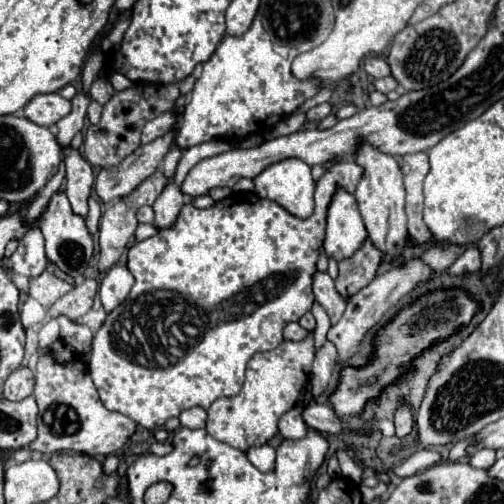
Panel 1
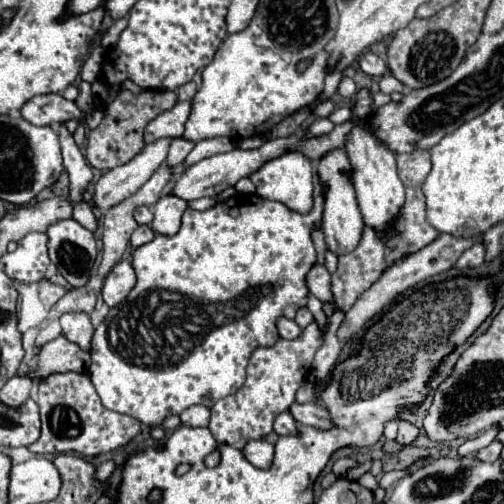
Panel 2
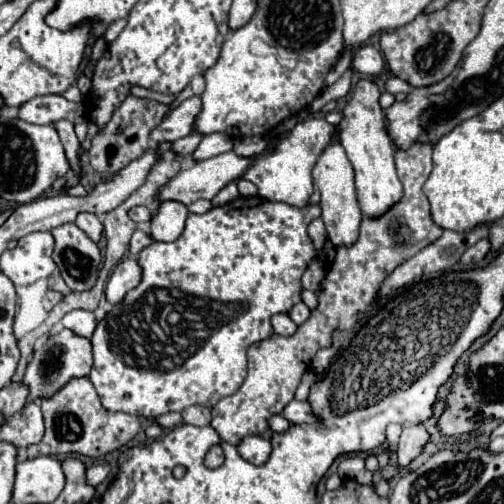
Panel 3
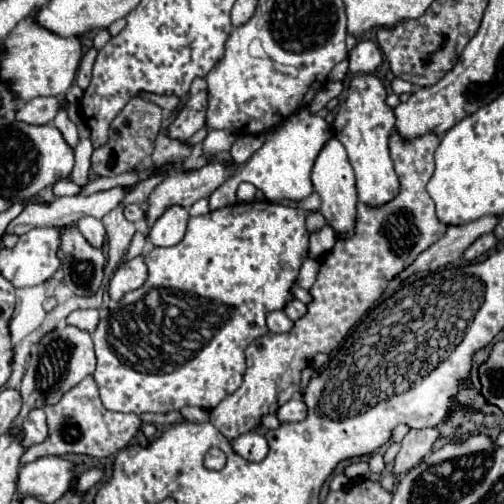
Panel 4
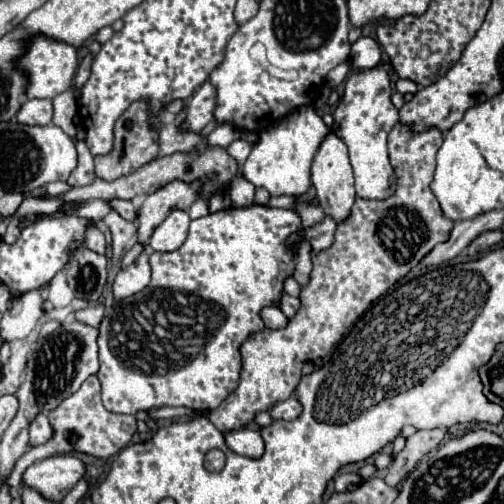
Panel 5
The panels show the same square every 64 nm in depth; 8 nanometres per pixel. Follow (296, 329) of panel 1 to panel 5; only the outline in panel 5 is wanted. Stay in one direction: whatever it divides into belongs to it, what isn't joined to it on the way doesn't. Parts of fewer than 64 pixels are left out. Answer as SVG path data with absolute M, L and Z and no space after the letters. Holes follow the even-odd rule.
M266 306L260 310L262 322L266 324L266 328L282 328L286 324L286 316L280 312L278 306Z

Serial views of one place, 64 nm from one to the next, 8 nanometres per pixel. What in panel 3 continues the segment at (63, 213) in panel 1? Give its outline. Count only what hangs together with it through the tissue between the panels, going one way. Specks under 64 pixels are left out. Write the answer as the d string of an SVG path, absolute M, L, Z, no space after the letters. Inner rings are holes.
M62 224L54 234L54 262L72 292L86 292L96 286L102 256L98 246L84 236L76 224Z

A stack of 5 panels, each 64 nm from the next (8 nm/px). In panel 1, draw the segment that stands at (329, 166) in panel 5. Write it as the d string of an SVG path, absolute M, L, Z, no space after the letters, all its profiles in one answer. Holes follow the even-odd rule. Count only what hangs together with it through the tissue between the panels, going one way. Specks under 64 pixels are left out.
M336 188L326 218L326 238L324 250L334 260L344 260L352 256L366 240L366 228L358 212L354 194L344 188Z

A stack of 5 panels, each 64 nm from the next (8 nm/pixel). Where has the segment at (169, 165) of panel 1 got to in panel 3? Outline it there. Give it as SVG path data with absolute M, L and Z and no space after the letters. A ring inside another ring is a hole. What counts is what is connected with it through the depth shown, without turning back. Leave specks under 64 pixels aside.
M192 132L192 134L186 136L186 138L174 140L174 142L172 142L172 150L178 152L180 156L188 156L188 154L192 154L192 152L196 150L196 146L200 144L200 140L202 140L202 134L200 134L200 132Z

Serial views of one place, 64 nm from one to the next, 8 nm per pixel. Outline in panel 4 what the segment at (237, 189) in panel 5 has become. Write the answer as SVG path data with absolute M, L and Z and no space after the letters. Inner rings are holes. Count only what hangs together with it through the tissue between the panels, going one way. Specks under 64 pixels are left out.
M242 182L238 186L238 192L236 192L238 202L252 202L254 200L254 194L256 194L256 188L252 184L246 184L246 182Z

